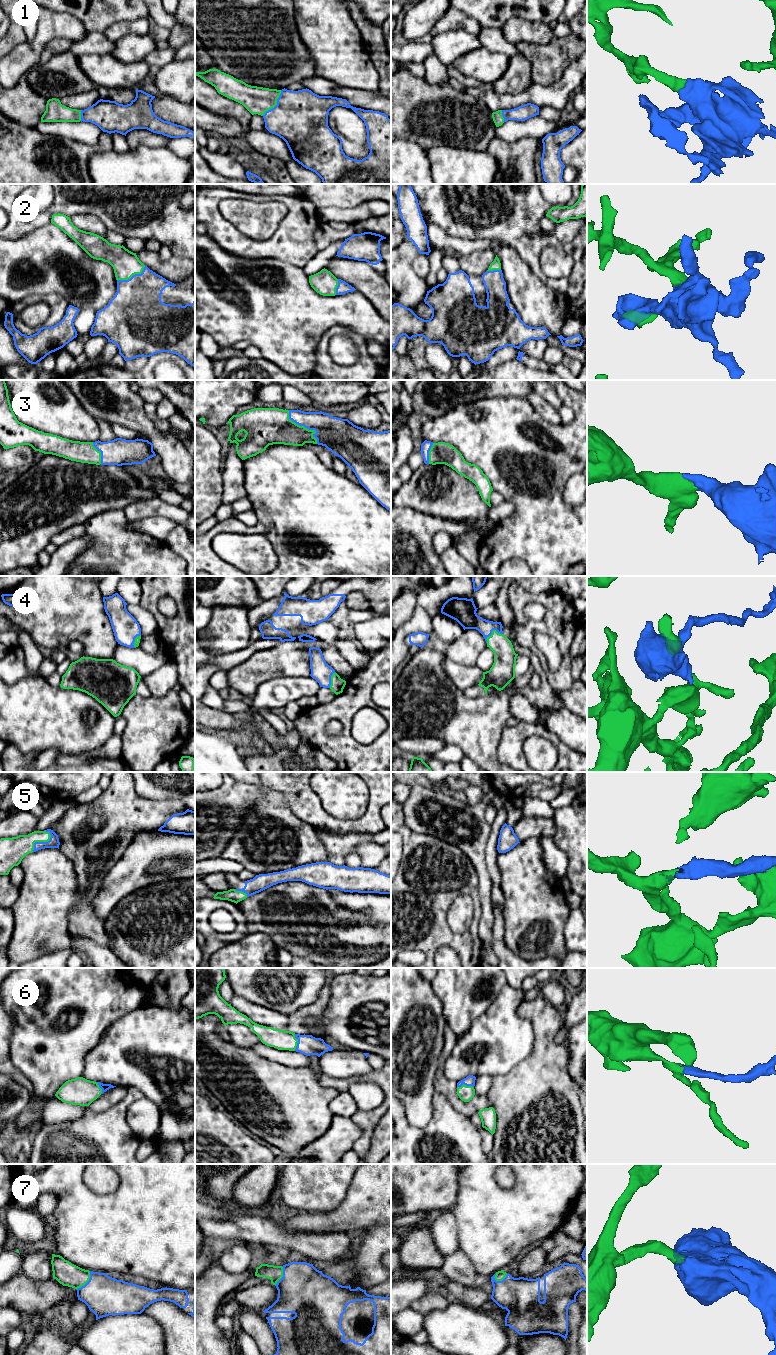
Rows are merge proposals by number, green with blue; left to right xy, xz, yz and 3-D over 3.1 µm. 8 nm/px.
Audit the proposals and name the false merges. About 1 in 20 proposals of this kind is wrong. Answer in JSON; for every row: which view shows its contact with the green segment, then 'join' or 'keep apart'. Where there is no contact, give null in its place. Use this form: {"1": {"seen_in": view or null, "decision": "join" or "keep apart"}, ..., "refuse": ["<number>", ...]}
{"1": {"seen_in": "xz", "decision": "join"}, "2": {"seen_in": "xy", "decision": "join"}, "3": {"seen_in": "xz", "decision": "join"}, "4": {"seen_in": "yz", "decision": "join"}, "5": {"seen_in": "xy", "decision": "join"}, "6": {"seen_in": "xz", "decision": "join"}, "7": {"seen_in": "xy", "decision": "join"}, "refuse": []}

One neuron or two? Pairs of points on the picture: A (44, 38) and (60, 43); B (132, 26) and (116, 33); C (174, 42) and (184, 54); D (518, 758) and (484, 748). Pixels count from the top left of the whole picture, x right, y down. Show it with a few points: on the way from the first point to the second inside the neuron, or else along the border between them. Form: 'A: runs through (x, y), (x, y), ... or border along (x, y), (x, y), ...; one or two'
A: border along (72, 41), (52, 39), (40, 60); two
B: runs through (128, 27), (120, 29); one
C: border along (184, 43), (176, 49); two
D: border along (504, 729), (498, 746), (499, 761); two

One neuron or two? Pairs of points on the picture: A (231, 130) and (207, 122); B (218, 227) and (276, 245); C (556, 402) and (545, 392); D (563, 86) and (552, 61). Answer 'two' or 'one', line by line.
A: one
B: one
C: one
D: two

